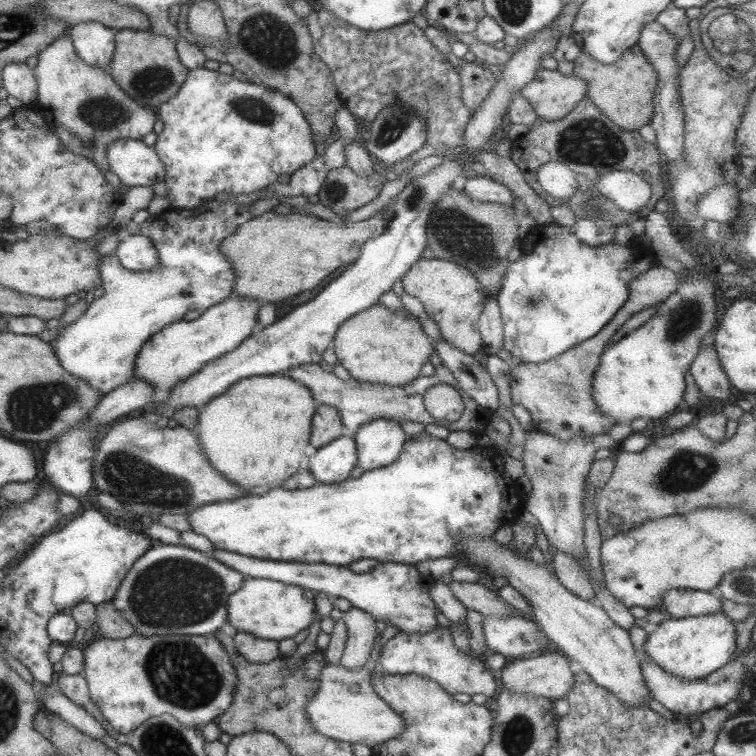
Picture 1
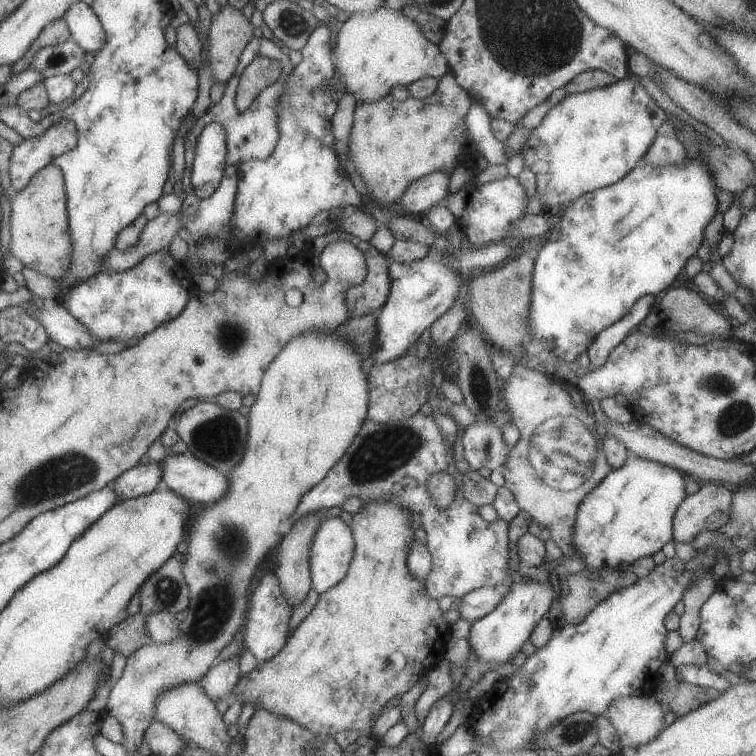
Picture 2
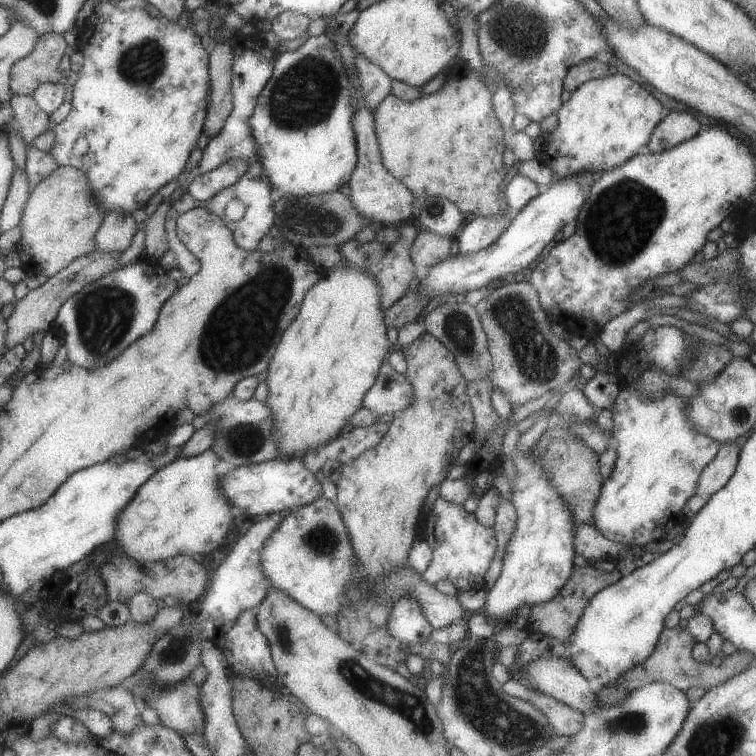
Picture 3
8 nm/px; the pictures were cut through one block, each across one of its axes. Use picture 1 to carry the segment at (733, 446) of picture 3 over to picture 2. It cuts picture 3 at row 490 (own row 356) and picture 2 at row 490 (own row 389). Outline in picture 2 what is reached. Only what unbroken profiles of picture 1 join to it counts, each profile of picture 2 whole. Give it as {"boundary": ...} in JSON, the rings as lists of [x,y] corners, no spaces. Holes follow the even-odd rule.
{"boundary":[[[724,483],[701,484],[700,490],[687,496],[673,520],[673,540],[691,544],[704,530],[719,530],[730,520],[734,489]]]}

